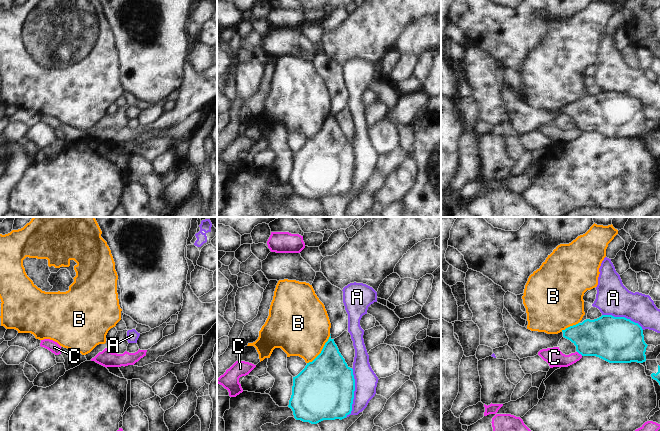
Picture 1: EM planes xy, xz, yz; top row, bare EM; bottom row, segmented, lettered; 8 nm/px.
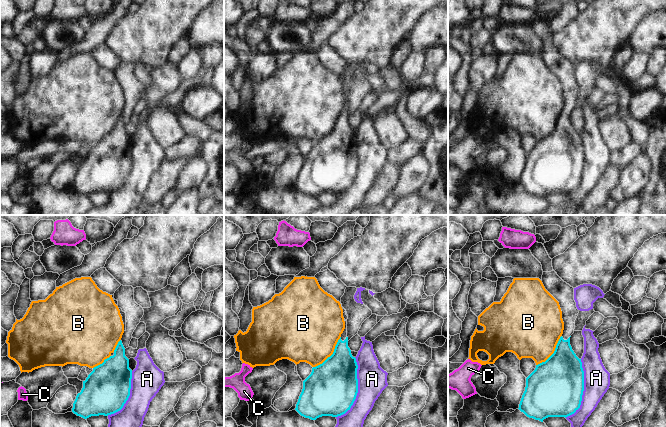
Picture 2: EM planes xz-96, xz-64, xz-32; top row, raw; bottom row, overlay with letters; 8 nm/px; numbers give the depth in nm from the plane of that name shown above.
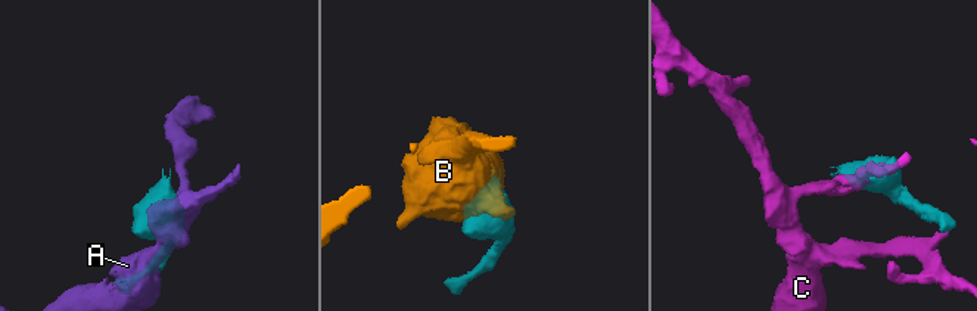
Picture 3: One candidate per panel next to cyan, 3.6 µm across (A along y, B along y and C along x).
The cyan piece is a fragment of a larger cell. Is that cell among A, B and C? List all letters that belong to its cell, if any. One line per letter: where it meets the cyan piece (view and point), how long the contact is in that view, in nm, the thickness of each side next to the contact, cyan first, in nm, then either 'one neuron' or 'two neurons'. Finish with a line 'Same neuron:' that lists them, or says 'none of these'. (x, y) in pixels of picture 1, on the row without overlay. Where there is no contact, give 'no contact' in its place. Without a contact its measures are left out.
A: contact xz (353, 169); length 400 nm; calibres 480 and 180 nm; two neurons
B: contact xz (321, 127); length 300 nm; calibres 400 and 460 nm; two neurons
C: contact yz (580, 129); length 60 nm; calibres 340 and 150 nm; two neurons
Same neuron: none of these

